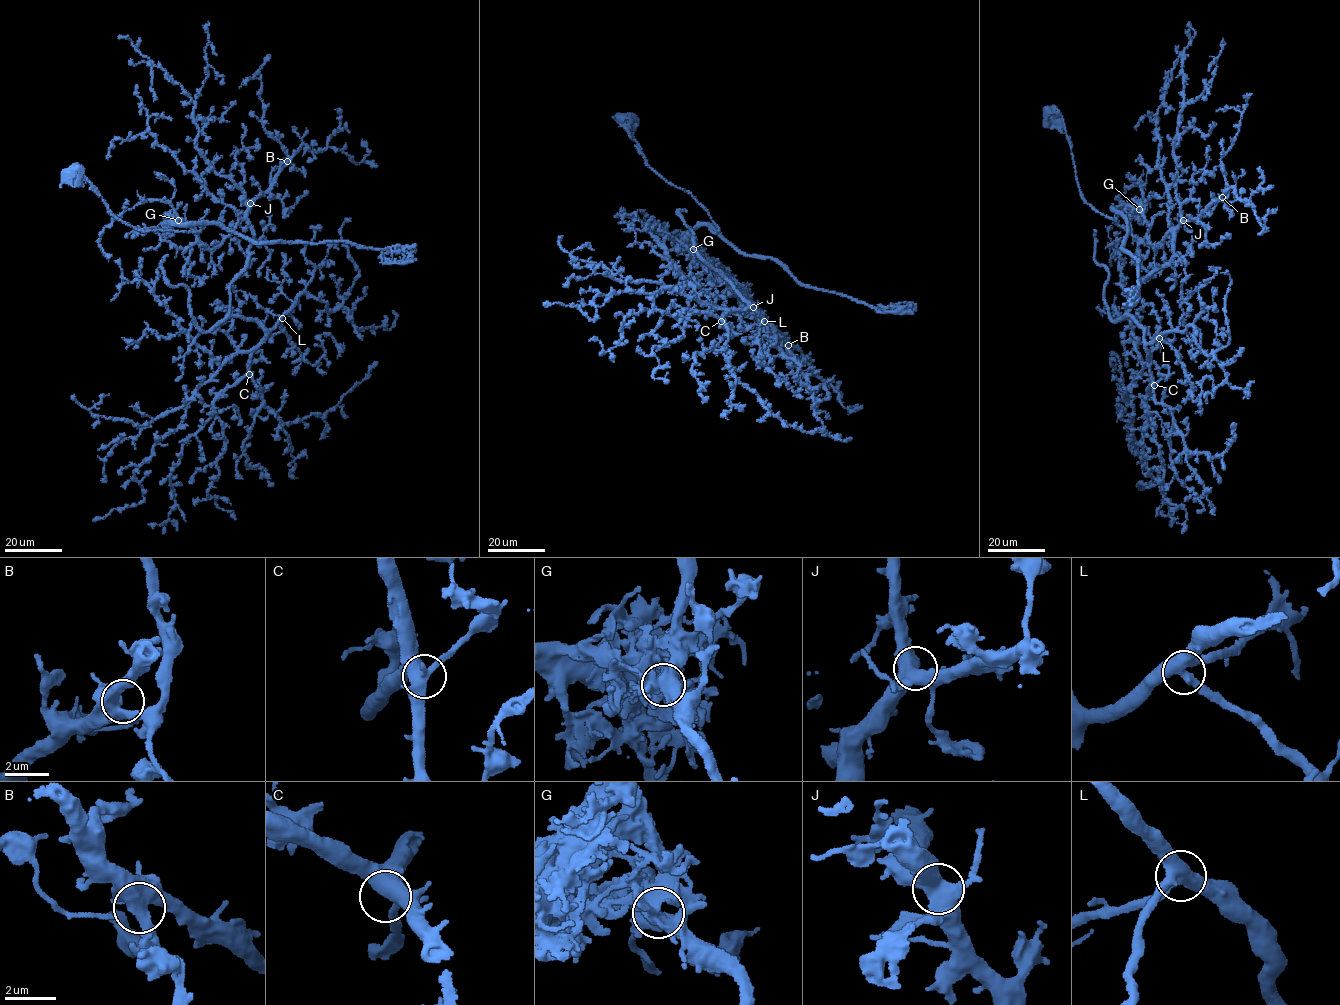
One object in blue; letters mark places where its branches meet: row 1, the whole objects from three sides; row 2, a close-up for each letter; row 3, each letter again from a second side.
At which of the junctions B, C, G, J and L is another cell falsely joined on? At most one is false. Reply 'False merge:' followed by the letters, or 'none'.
False merge: G

